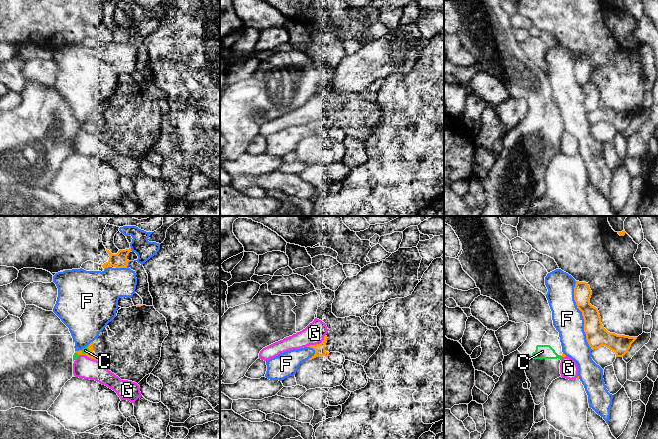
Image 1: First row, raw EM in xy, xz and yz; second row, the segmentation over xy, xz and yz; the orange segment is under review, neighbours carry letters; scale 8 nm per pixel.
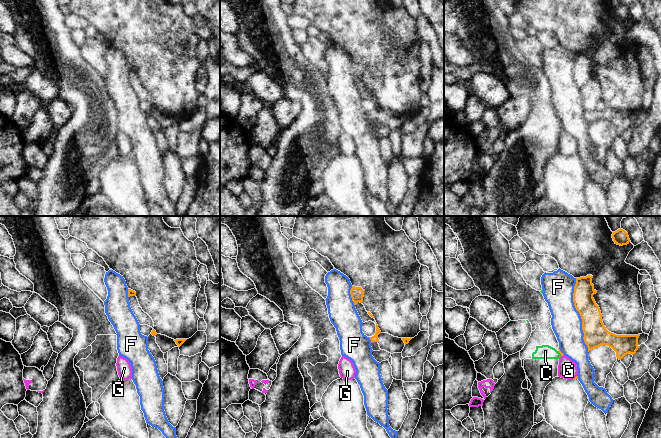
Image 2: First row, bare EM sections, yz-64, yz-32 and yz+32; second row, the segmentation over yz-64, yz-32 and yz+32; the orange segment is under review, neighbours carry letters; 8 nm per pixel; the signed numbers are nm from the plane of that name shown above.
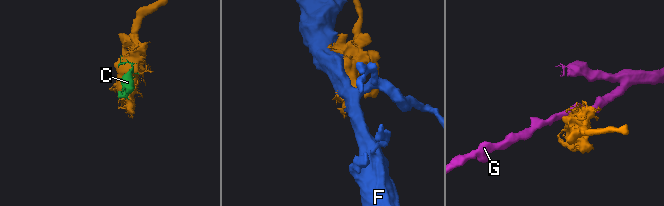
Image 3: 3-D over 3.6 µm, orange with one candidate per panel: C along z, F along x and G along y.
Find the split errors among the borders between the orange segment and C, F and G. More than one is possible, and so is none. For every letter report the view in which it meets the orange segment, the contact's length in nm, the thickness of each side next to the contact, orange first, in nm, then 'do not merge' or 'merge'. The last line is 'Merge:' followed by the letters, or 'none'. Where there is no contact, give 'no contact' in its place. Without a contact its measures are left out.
C: xy | 90 nm | 60/50 nm | do not merge
F: yz | 600 nm | 180/240 nm | do not merge
G: xz | 190 nm | 80/170 nm | do not merge
Merge: none

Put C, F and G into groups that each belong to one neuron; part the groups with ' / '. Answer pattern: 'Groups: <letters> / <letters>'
Groups: C F / G

